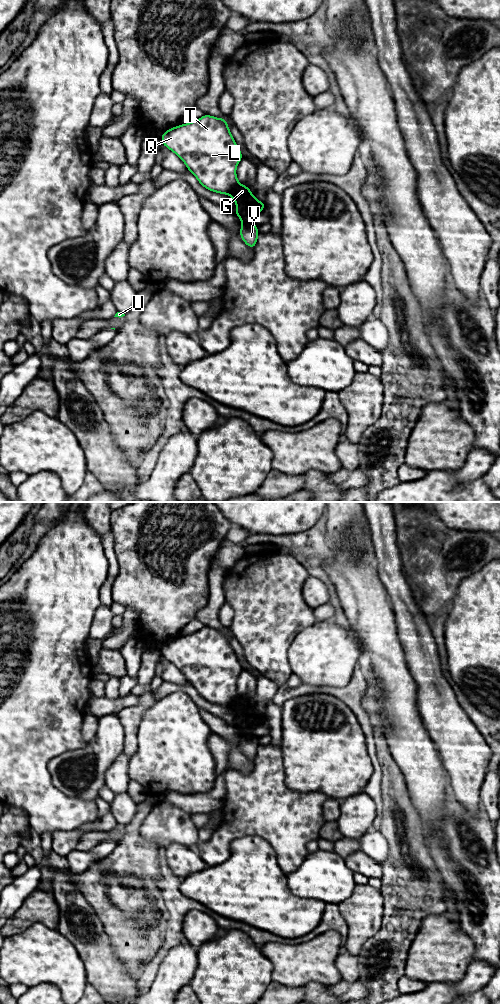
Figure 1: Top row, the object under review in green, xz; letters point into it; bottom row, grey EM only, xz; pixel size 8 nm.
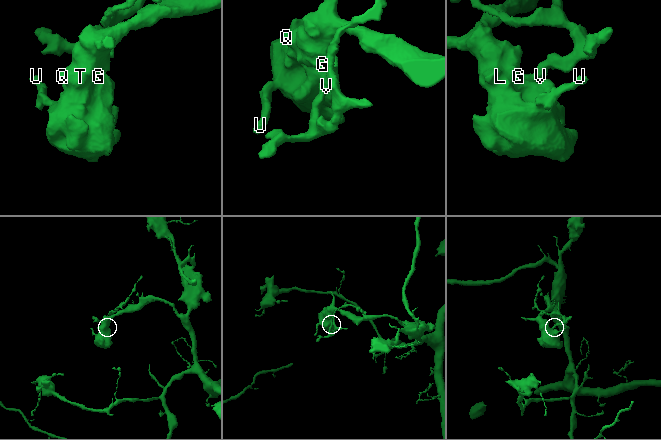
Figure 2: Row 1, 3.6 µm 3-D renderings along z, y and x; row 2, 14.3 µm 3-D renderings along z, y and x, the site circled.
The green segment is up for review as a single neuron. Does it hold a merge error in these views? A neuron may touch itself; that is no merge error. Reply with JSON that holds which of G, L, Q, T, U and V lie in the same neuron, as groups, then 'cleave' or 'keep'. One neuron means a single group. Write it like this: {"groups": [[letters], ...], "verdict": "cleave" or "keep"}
{"groups": [["G", "L", "Q", "T", "U"], ["V"]], "verdict": "cleave"}

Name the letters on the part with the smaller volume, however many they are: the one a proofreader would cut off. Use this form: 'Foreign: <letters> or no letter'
Foreign: V

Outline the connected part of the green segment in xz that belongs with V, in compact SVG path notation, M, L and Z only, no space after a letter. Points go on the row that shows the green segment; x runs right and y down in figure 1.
M253 223L241 224L240 228L240 238L244 241L244 243L250 247L255 248L257 240L258 240L258 226Z

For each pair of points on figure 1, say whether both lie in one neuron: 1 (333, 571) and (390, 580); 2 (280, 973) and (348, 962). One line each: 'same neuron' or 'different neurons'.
1: different neurons
2: different neurons

